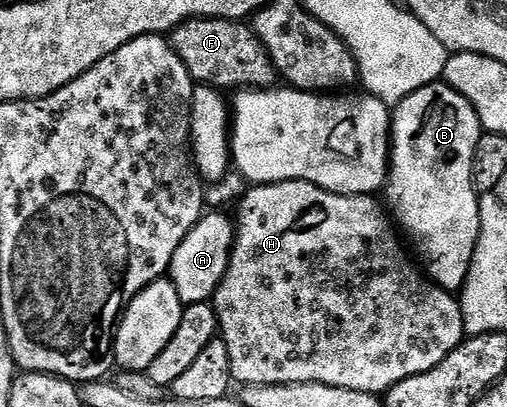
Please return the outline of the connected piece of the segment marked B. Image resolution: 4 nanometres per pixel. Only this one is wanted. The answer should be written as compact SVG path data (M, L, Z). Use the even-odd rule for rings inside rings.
M443 80L430 82L425 88L417 88L417 92L405 96L405 100L398 102L393 110L393 123L389 130L389 138L393 147L389 154L389 181L385 187L385 195L387 194L388 202L386 202L386 205L390 207L392 211L394 211L393 209L399 210L396 214L393 214L394 221L398 223L404 231L407 229L408 232L415 237L415 246L423 253L423 258L427 261L428 270L425 270L426 277L436 282L443 290L459 292L466 286L467 280L470 278L471 271L475 265L475 249L479 247L479 237L483 235L483 216L485 210L482 205L479 207L481 194L480 191L475 189L475 153L477 152L477 146L479 141L483 138L484 133L485 131L480 122L479 113L475 110L475 106L465 95L459 94Z

